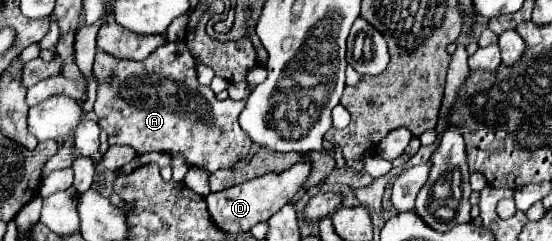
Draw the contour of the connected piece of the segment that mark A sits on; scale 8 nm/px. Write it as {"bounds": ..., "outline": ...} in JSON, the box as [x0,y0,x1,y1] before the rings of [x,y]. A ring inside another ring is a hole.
{"bounds":[94,43,252,173],"outline":[[[166,43],[150,53],[144,61],[124,61],[106,55],[104,51],[96,53],[94,73],[98,79],[98,99],[94,111],[98,115],[100,127],[108,133],[110,145],[132,145],[138,155],[150,151],[164,151],[170,155],[182,153],[190,165],[204,167],[206,171],[214,173],[218,169],[232,169],[236,167],[250,151],[252,141],[242,131],[238,123],[238,115],[244,109],[244,101],[218,101],[210,87],[200,85],[194,79],[196,63],[190,55],[186,43]],[[106,75],[112,75],[112,85],[106,83]]]}

